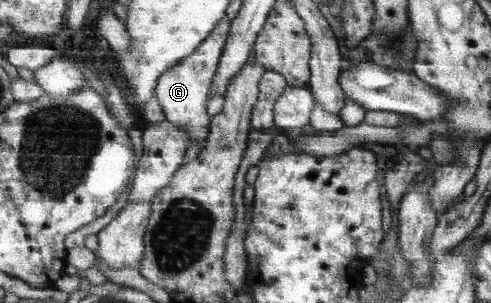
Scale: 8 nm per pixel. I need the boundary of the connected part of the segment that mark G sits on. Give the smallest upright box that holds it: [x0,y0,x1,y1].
[154,17,232,147]

